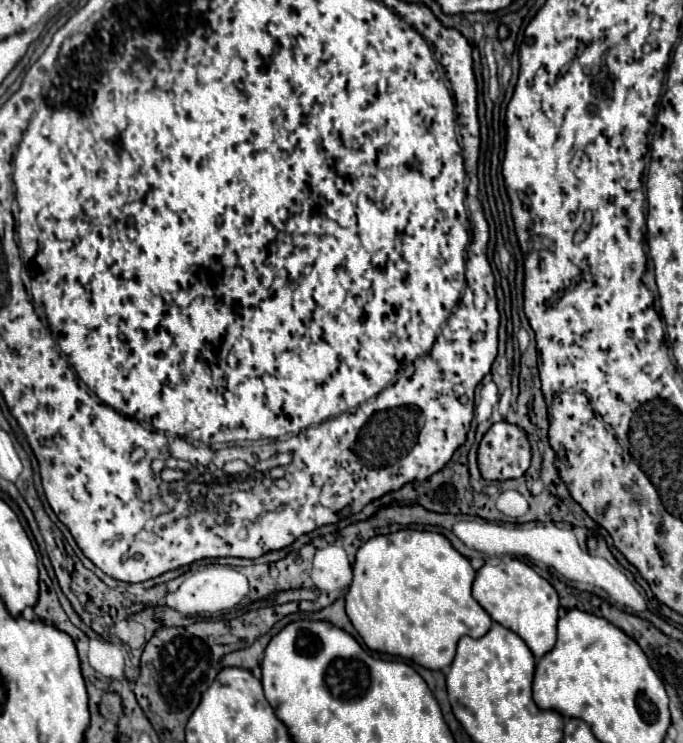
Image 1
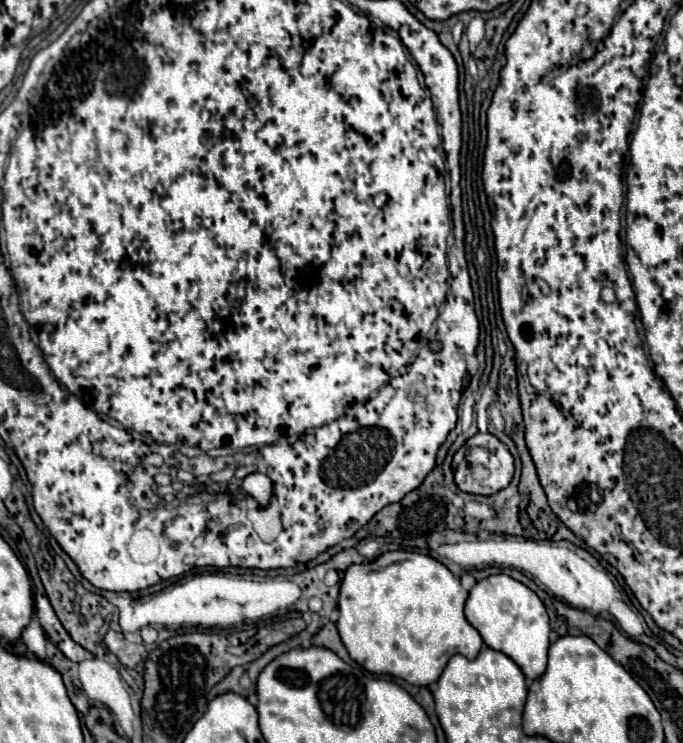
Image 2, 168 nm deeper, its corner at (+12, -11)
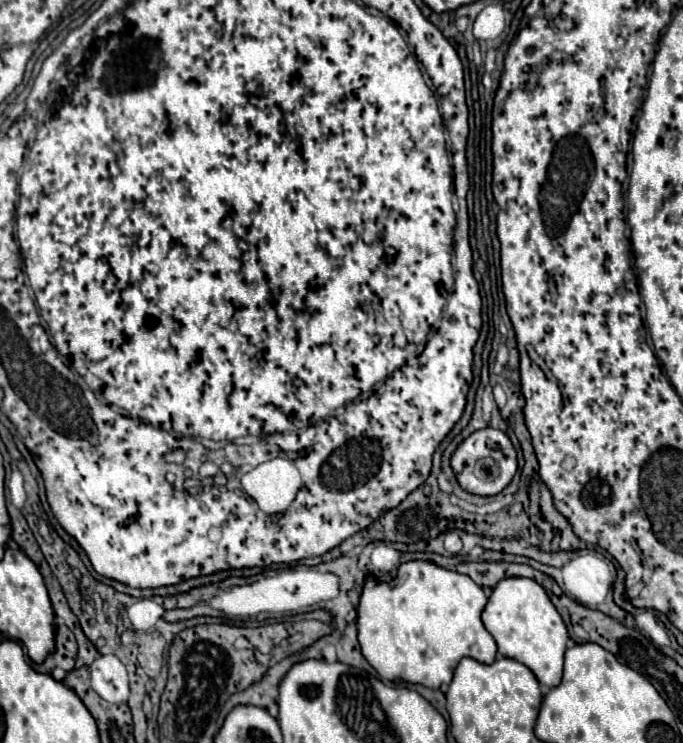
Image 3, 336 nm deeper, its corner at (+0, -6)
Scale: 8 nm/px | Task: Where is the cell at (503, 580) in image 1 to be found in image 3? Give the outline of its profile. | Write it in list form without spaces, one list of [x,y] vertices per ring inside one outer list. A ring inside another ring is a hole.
[[[522,577],[500,581],[488,599],[482,621],[494,637],[498,653],[502,657],[520,661],[536,675],[542,685],[550,689],[562,681],[562,663],[568,643],[568,631],[546,591],[536,581]]]

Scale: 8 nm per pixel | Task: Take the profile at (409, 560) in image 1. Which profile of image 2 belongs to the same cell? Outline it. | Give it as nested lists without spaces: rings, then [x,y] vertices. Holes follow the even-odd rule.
[[[392,550],[380,554],[372,562],[352,564],[340,586],[338,612],[340,618],[336,622],[340,638],[350,654],[360,666],[364,666],[372,674],[390,674],[402,678],[410,684],[428,686],[438,680],[446,662],[454,654],[462,654],[466,658],[476,658],[482,648],[482,636],[478,630],[464,618],[464,602],[468,592],[462,588],[460,578],[456,578],[442,562],[434,560],[428,554]]]

